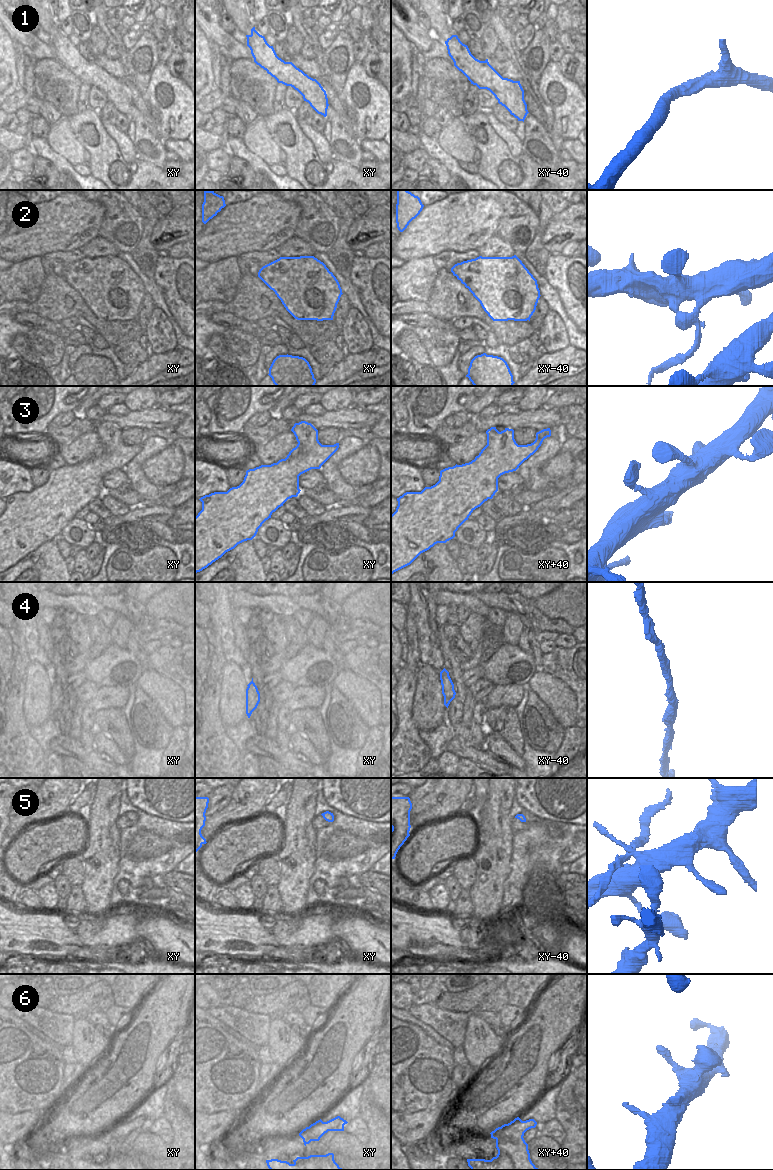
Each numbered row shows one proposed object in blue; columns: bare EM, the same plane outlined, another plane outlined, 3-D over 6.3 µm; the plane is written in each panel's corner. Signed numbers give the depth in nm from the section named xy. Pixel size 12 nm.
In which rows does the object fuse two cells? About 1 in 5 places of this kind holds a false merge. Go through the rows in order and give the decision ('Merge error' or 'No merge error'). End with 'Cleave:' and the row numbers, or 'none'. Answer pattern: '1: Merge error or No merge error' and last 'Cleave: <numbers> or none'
1: No merge error
2: Merge error
3: No merge error
4: No merge error
5: No merge error
6: No merge error
Cleave: 2

